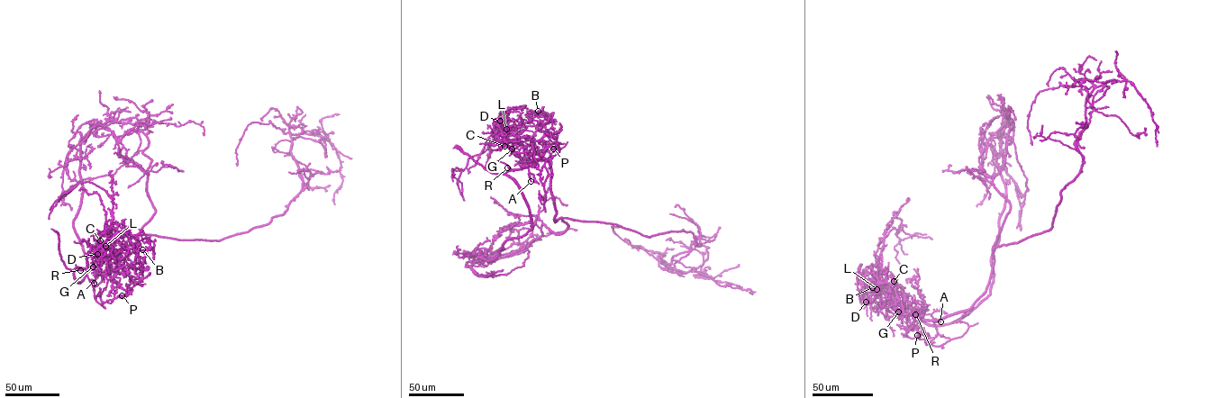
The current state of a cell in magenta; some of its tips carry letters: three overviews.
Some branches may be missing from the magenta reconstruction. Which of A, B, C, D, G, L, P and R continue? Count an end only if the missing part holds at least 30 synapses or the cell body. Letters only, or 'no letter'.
no letter

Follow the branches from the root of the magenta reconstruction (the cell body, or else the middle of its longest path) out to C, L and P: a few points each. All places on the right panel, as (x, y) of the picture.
C: (1016, 242), (992, 249), (985, 293), (958, 313), (922, 319), (889, 287), (894, 281)
L: (1016, 242), (992, 249), (985, 293), (958, 313), (925, 320), (918, 309), (896, 299), (891, 304), (876, 289)
P: (1016, 242), (992, 249), (989, 282), (974, 305), (936, 320), (921, 318), (912, 328), (917, 335)

